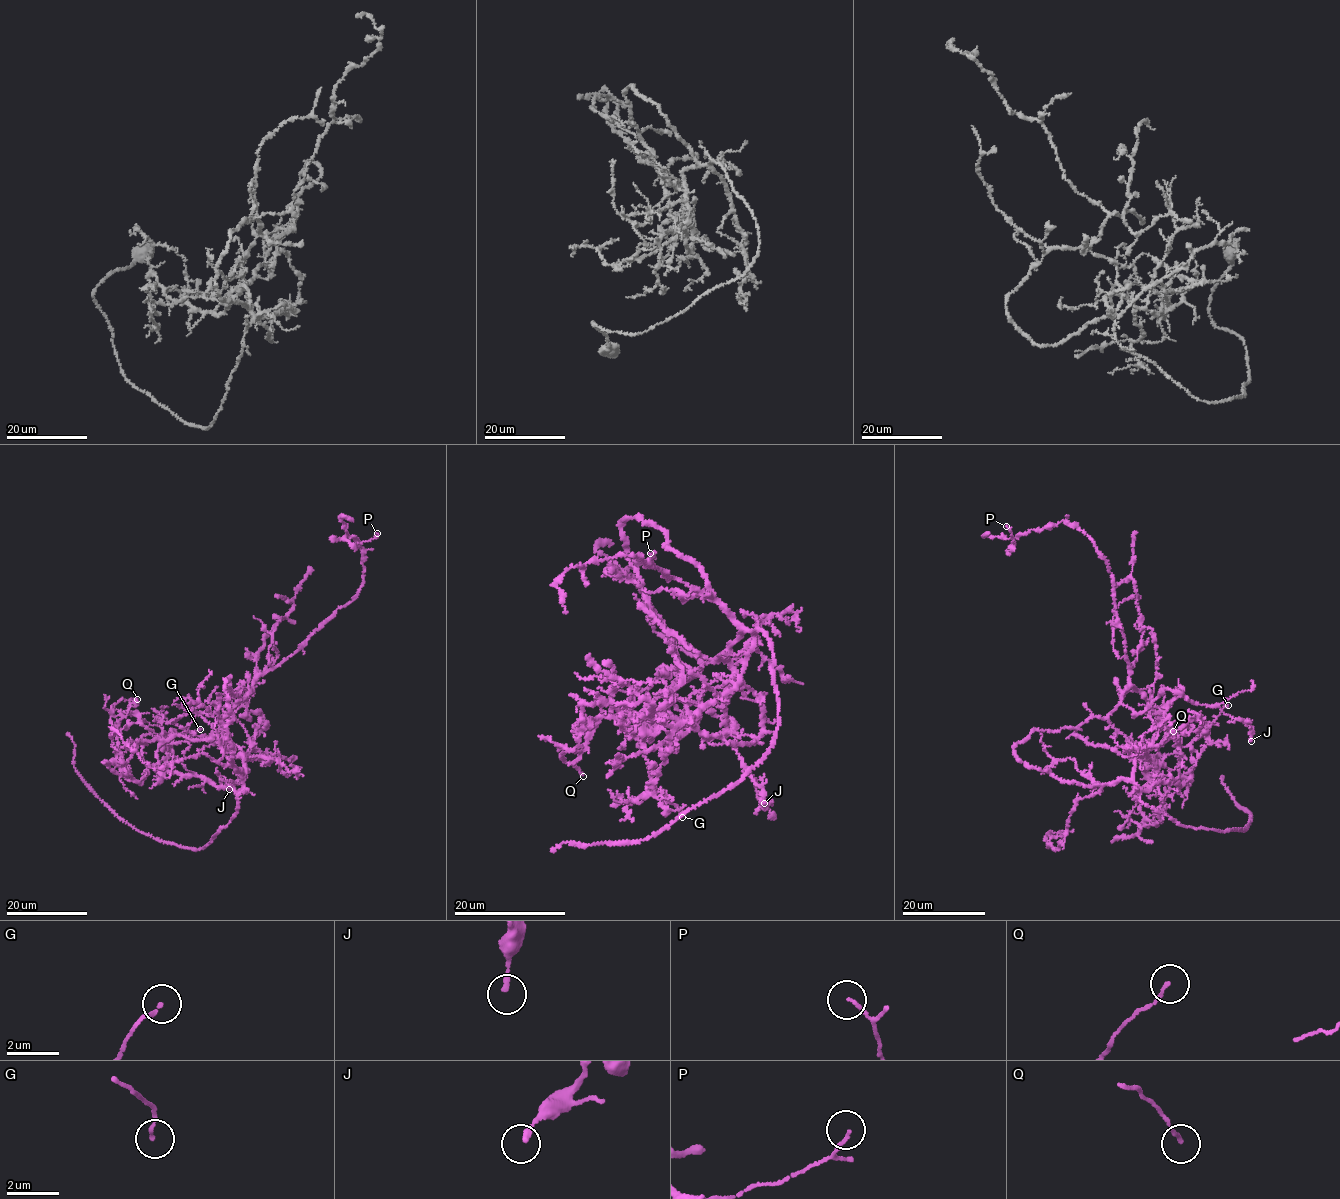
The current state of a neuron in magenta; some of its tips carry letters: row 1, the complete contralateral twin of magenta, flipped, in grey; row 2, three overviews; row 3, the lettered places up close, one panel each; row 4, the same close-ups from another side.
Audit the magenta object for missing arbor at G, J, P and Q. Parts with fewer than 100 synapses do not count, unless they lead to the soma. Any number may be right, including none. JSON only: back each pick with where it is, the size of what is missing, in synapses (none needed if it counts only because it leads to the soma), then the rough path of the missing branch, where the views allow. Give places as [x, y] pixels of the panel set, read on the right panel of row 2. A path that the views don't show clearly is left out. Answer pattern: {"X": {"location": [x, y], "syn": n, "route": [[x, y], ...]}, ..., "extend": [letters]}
{"extend": []}

